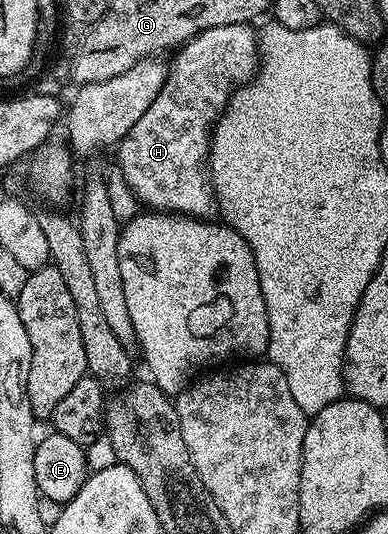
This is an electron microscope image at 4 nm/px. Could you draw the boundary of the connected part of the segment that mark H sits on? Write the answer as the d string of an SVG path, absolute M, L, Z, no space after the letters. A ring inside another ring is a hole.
M228 25L227 27L211 27L199 36L192 37L176 54L173 65L168 66L165 82L155 95L155 103L143 111L143 116L131 131L116 146L116 168L123 175L130 194L142 201L149 211L175 213L198 219L212 218L215 213L215 198L213 186L207 176L209 160L209 142L213 126L221 118L225 106L229 103L236 89L253 80L259 68L259 37L254 26Z

